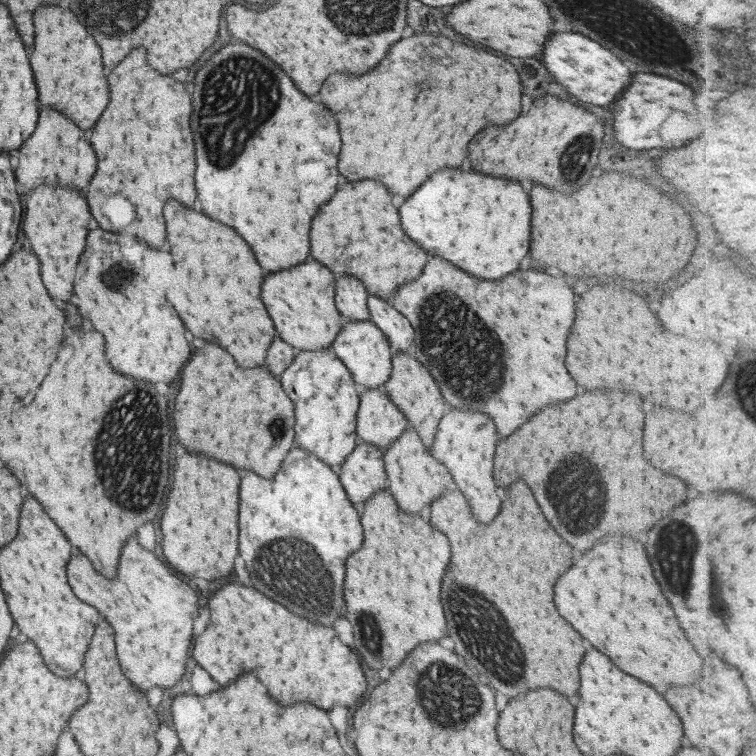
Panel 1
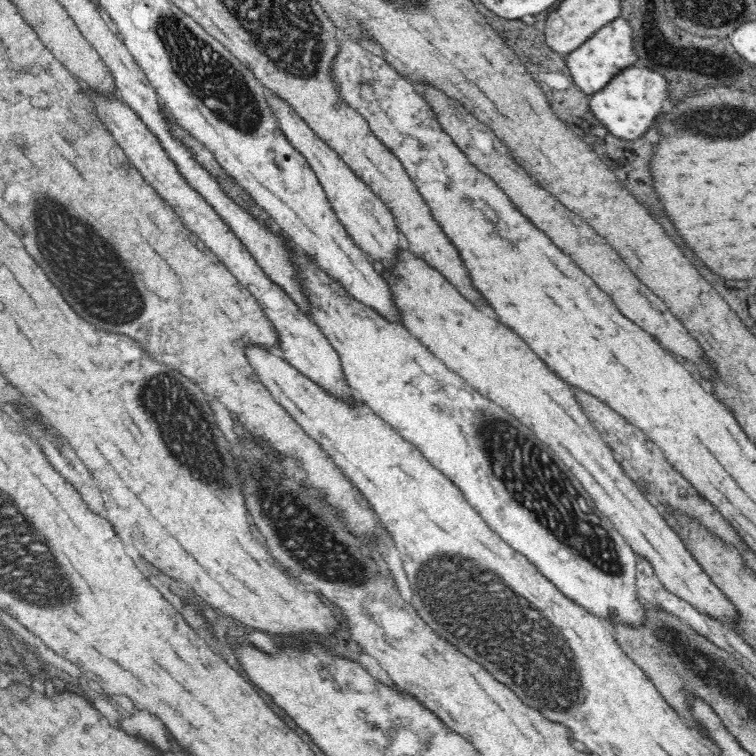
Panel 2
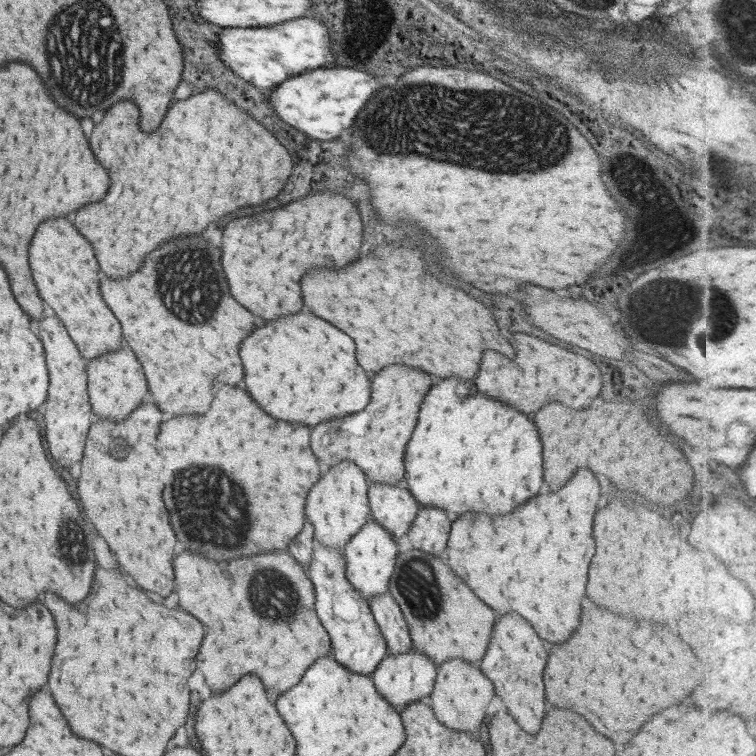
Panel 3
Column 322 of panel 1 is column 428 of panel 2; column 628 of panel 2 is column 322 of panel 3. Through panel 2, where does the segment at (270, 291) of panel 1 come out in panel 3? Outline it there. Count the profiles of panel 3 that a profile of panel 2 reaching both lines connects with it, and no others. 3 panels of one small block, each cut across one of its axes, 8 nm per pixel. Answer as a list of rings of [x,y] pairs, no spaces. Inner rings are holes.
[[[348,459],[339,462],[325,472],[323,478],[309,490],[305,500],[305,518],[313,526],[313,538],[323,547],[336,548],[341,551],[346,542],[357,534],[370,516],[367,500],[369,482],[358,466]]]

